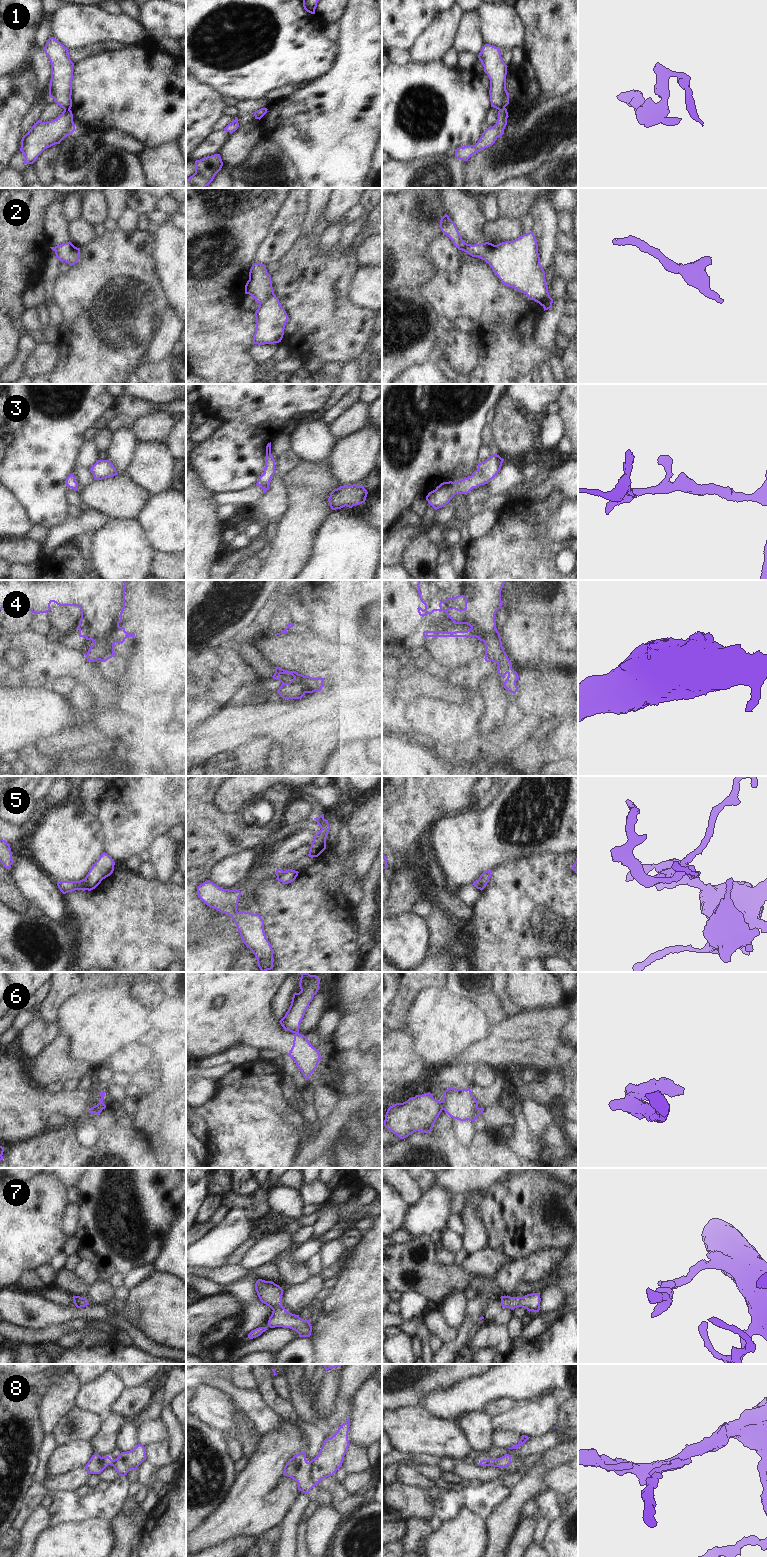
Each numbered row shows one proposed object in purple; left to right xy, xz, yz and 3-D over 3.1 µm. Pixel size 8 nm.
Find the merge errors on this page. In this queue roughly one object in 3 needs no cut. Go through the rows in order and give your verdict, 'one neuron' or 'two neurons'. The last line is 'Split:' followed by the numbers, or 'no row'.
1: two neurons
2: one neuron
3: one neuron
4: one neuron
5: two neurons
6: two neurons
7: one neuron
8: two neurons
Split: 1, 5, 6, 8

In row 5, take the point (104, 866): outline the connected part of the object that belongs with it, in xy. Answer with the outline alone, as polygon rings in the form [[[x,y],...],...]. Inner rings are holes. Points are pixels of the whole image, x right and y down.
[[[103,852],[85,877],[87,882],[86,890],[91,891],[95,889],[103,879],[110,876],[114,871],[114,865],[113,859]]]

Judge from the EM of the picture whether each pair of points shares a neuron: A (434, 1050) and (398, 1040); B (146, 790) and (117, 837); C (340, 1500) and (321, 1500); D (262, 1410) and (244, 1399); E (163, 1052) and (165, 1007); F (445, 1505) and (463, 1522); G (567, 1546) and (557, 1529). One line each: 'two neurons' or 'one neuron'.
A: two neurons
B: one neuron
C: two neurons
D: one neuron
E: one neuron
F: two neurons
G: one neuron

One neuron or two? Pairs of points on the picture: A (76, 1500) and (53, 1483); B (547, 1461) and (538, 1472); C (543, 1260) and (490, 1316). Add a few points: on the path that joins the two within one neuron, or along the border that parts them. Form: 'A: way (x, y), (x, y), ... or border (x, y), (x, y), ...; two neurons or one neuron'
A: border (85, 1489), (82, 1491), (56, 1493); two neurons
B: way (544, 1464), (539, 1469); one neuron
C: border (491, 1295), (499, 1297); two neurons

